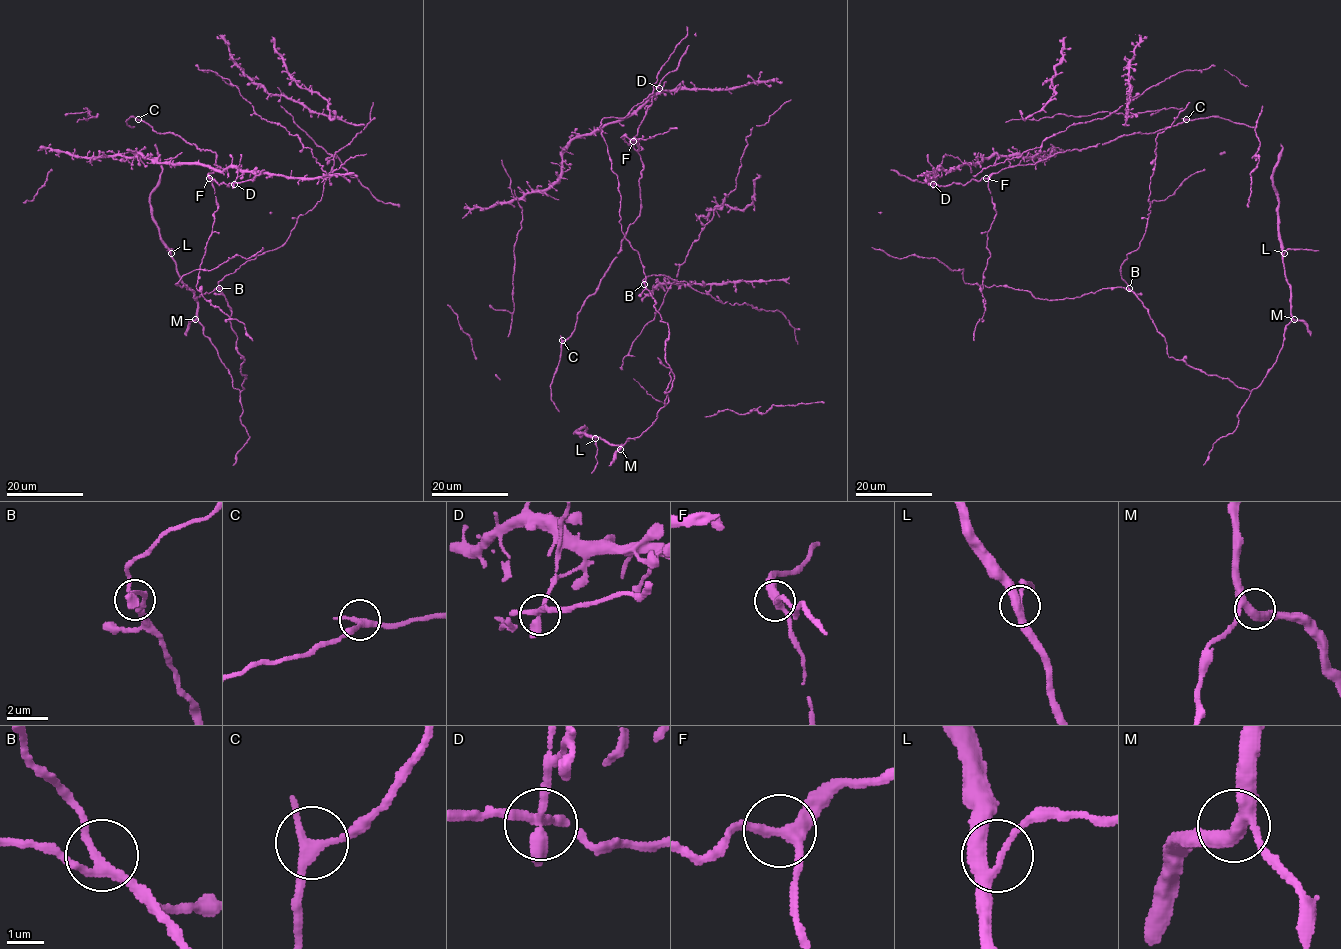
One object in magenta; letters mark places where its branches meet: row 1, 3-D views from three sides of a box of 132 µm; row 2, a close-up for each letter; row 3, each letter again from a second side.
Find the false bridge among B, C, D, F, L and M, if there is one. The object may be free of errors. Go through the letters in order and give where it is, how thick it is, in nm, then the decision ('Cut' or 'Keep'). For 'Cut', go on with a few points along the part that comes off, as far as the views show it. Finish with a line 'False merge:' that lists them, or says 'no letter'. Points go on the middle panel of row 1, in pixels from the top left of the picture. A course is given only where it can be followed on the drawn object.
B: Place: (644, 284). Thickness 200 nm. Keep
C: Place: (562, 340). Thickness 240 nm. Keep
D: Place: (659, 88). Thickness 300 nm. Cut. Course of the part to remove: (658, 87), (635, 110), (578, 134), (563, 150), (562, 175), (547, 188), (472, 208), (462, 218)
F: Place: (633, 141). Thickness 320 nm. Keep
L: Place: (595, 438). Thickness 200 nm. Keep
M: Place: (620, 449). Thickness 360 nm. Keep
False merge: D

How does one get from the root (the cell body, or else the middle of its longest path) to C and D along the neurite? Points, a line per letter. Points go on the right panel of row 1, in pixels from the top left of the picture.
C: (988, 180), (1009, 167), (1035, 164), (1058, 152), (1096, 146), (1128, 134), (1153, 133), (1186, 119)
D: (988, 180), (971, 179), (963, 185), (933, 184)

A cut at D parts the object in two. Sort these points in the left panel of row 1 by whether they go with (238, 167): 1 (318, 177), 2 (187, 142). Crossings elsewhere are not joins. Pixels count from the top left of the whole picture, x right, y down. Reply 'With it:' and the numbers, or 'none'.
With it: 1

